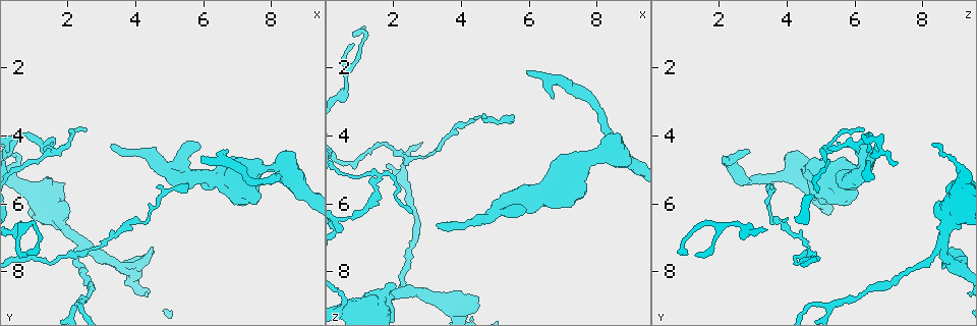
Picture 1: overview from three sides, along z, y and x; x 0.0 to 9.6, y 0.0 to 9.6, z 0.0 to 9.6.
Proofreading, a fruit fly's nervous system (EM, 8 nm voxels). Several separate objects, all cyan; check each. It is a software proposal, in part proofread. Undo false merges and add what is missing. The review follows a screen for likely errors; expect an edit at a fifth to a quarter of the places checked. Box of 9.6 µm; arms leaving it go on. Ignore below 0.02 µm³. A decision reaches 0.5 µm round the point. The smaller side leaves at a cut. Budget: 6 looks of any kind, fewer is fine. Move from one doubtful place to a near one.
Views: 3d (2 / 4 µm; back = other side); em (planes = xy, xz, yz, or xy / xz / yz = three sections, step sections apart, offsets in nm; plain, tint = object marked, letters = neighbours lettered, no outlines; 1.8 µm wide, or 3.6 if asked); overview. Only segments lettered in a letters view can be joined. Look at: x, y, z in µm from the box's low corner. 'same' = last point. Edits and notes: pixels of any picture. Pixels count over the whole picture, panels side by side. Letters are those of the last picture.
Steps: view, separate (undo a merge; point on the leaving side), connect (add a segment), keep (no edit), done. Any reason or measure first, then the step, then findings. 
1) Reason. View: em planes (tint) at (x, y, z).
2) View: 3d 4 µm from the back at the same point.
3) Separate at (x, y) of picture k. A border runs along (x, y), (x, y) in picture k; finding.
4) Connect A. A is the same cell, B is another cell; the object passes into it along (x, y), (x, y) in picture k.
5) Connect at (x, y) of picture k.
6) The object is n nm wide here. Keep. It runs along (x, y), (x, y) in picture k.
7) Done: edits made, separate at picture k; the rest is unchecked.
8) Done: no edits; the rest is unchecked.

Thin end. View: em planes (letters) at (0.80, 7.45, 1.35).

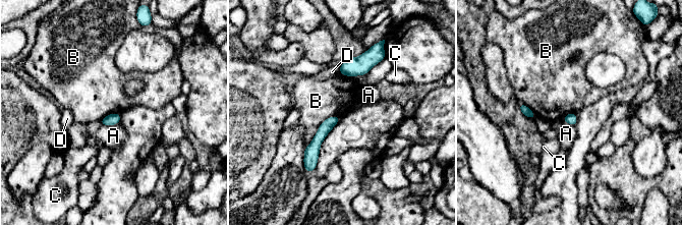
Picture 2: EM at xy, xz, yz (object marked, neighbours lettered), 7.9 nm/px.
Keep. A, B, C and D are other cells; it runs along (335, 118), (323, 130), (307, 162) in picture 2; none of them fits.

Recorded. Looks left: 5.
End of a long branch. View: 3d 2 µm at (3.30, 4.25, 6.55).

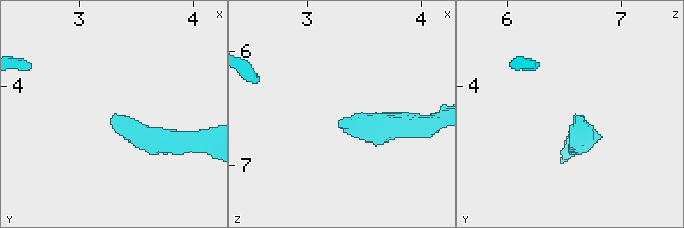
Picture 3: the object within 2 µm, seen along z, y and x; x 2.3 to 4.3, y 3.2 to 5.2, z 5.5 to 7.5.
View: em yz step 8 (tint) at (3.28, 4.28, 6.60).

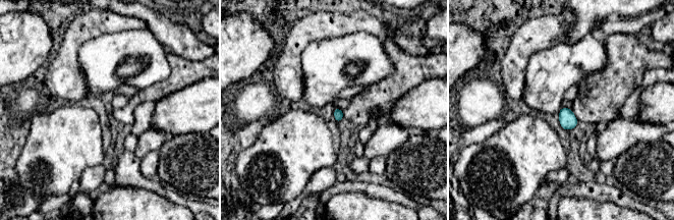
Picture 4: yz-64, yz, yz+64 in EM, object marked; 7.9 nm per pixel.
View: em planes (letters) at the same point.

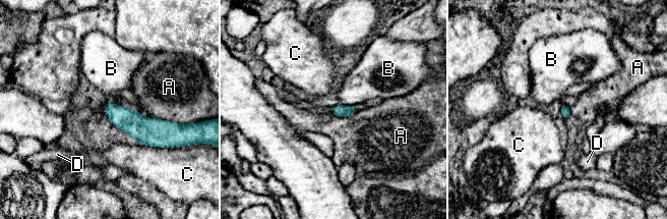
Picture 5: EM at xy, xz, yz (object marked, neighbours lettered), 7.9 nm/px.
Keep. A, B, C and D are other cells; a border runs along (340, 103), (346, 106), (353, 106) in picture 5; none of them fits.

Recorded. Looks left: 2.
Done: no edits; the rest is unchecked.

